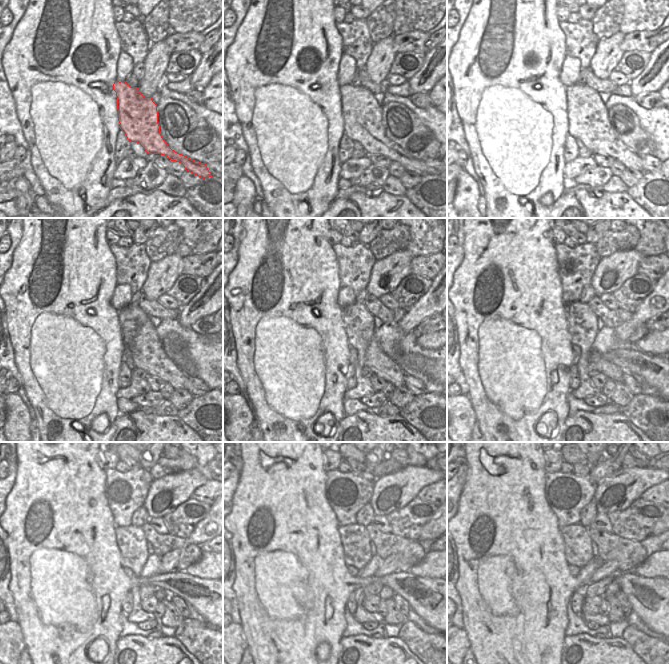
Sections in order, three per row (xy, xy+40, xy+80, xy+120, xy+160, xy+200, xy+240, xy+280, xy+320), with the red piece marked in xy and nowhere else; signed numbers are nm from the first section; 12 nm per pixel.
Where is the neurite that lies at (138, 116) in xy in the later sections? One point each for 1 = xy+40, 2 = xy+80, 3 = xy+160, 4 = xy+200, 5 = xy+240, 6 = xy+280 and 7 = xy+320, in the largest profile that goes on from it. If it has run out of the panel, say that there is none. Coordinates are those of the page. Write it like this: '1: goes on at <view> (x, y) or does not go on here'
1: goes on at xy+40 (362, 114)
2: goes on at xy+80 (588, 119)
3: goes on at xy+160 (359, 324)
4: goes on at xy+200 (582, 323)
5: goes on at xy+240 (133, 546)
6: goes on at xy+280 (355, 540)
7: goes on at xy+320 (578, 545)

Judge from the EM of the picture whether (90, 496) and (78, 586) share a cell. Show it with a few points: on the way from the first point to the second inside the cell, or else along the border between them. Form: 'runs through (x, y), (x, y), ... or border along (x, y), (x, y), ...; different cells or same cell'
runs through (81, 518), (81, 532), (78, 535), (78, 564); same cell

